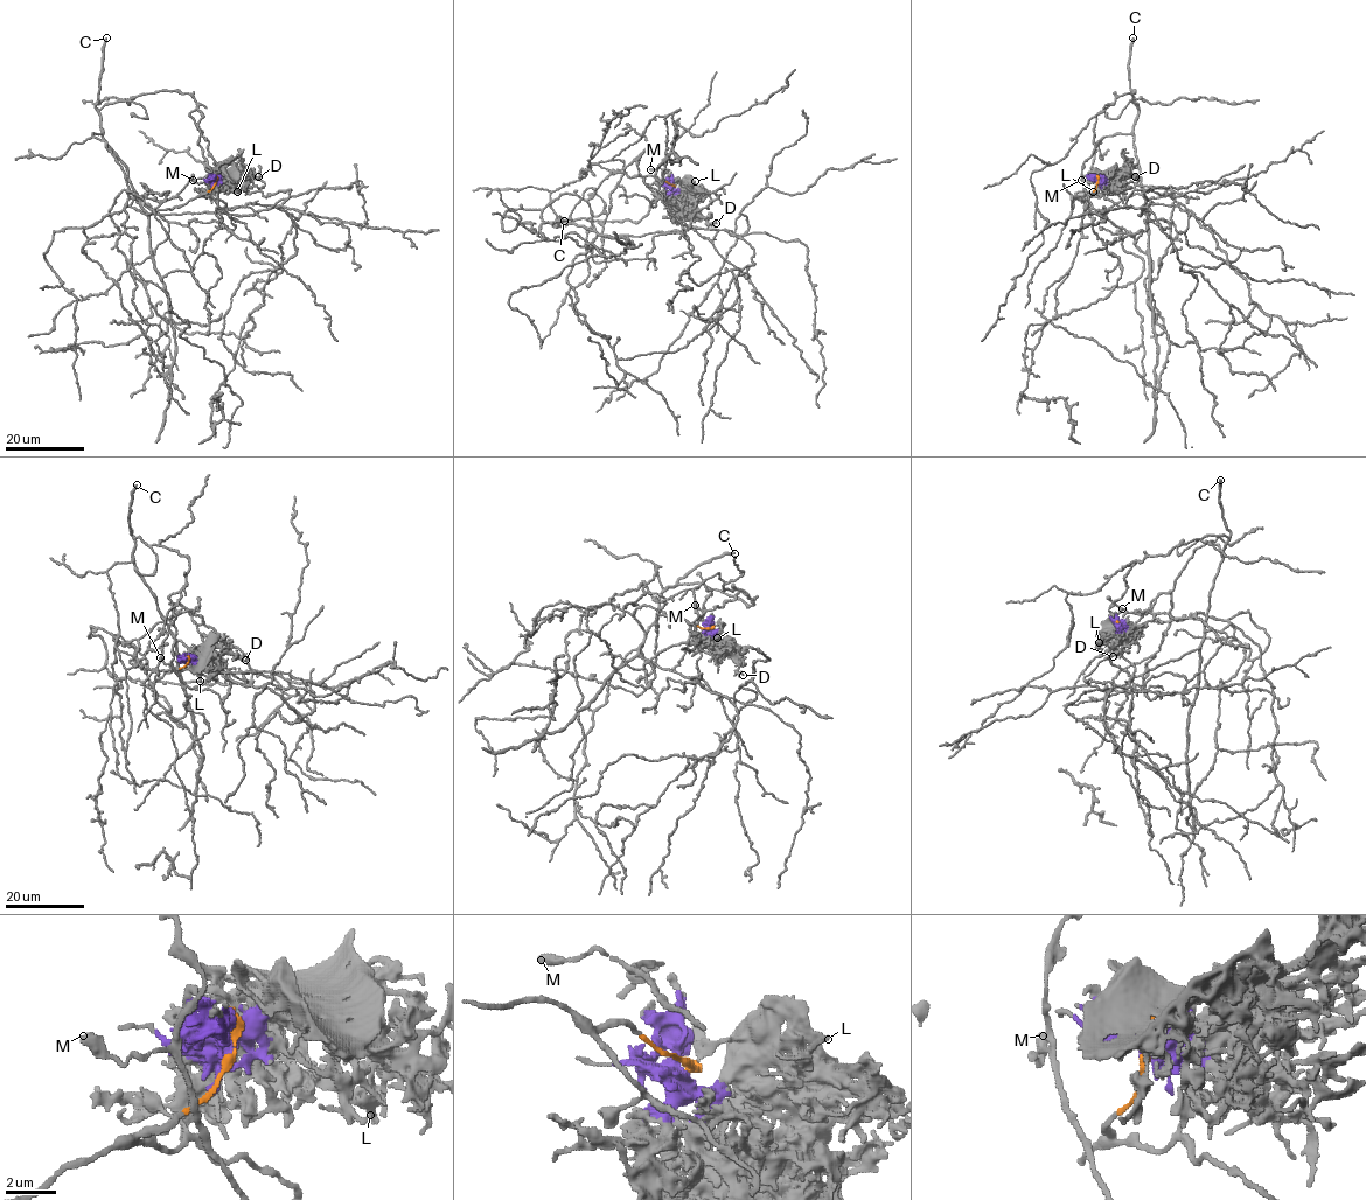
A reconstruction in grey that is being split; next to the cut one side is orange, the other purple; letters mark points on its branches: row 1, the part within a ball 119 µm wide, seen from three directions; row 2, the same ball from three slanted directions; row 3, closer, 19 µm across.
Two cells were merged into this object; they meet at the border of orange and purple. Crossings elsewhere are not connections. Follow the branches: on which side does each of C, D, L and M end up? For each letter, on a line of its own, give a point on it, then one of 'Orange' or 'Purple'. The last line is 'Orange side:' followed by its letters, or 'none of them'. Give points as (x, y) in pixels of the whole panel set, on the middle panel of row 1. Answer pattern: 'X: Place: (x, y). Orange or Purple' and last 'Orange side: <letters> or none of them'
C: Place: (564, 221). Orange
D: Place: (716, 223). Purple
L: Place: (695, 181). Purple
M: Place: (650, 169). Orange
Orange side: C, M

